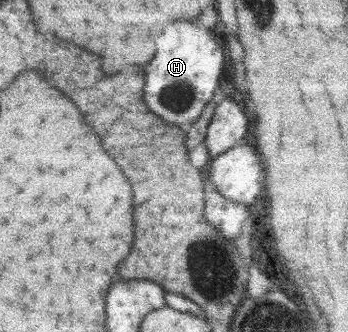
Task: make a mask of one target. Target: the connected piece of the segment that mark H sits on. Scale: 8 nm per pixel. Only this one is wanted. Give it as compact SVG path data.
M198 19L192 21L174 21L166 25L164 33L156 37L156 53L148 65L142 69L146 71L145 84L143 85L144 101L149 111L159 115L170 125L183 128L194 123L204 111L206 104L214 97L214 91L219 87L220 75L226 61L226 48L221 41L217 41L212 30L202 27Z

